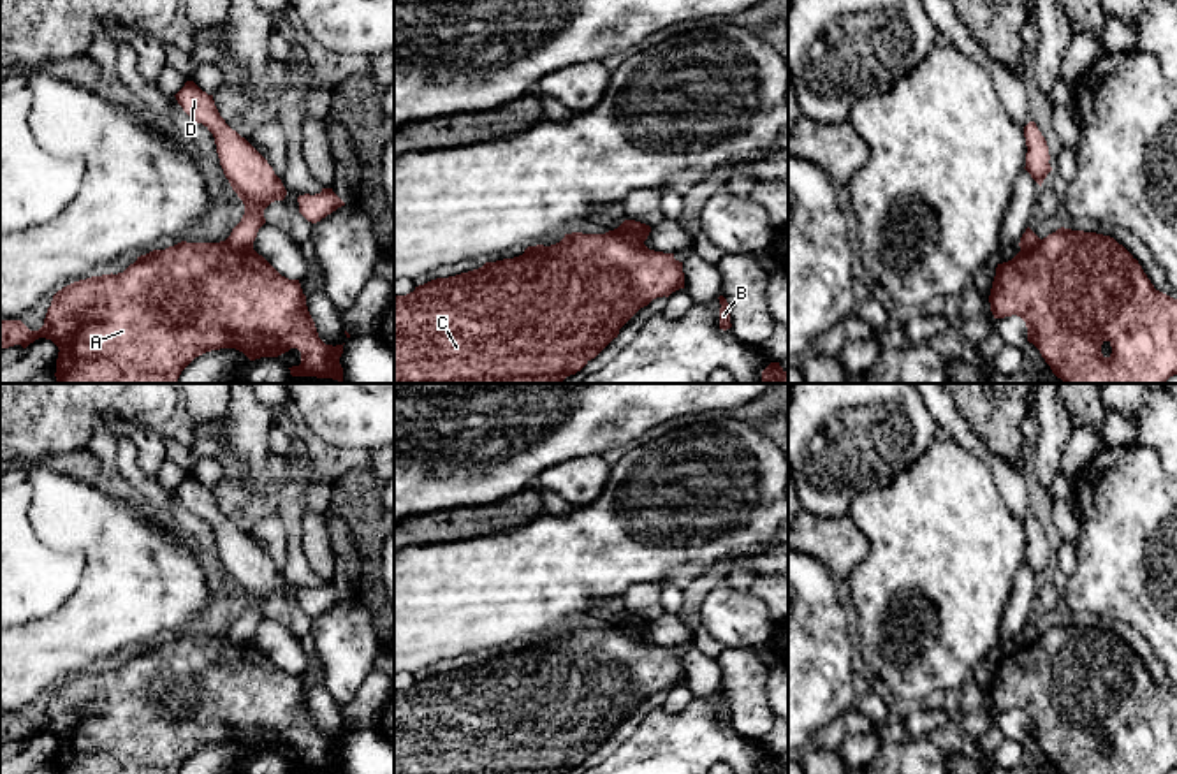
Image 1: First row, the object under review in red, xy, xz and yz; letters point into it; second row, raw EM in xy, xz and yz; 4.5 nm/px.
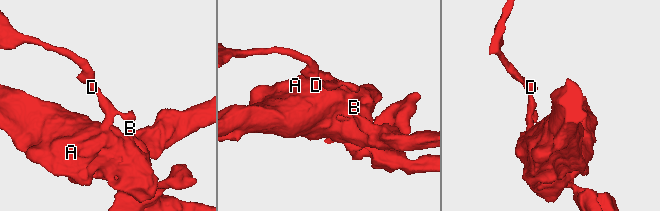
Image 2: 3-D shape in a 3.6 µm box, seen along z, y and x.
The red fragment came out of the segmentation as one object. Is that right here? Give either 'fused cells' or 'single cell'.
fused cells

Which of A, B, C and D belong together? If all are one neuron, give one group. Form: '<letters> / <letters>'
A B C / D

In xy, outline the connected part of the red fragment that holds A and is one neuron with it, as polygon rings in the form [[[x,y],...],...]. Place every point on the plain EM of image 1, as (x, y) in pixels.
[[[181,635],[137,651],[123,667],[74,675],[53,690],[39,725],[30,725],[21,714],[0,714],[0,742],[26,742],[39,732],[51,734],[60,744],[56,774],[178,774],[195,751],[220,742],[236,742],[250,755],[278,751],[297,742],[301,758],[289,762],[292,770],[343,774],[343,739],[325,739],[318,732],[299,674],[281,670],[253,642],[234,644],[225,635]]]

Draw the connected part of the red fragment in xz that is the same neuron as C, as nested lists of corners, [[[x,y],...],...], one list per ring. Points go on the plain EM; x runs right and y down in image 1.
[[[618,623],[605,628],[572,626],[551,640],[528,640],[523,649],[486,656],[482,661],[449,672],[436,672],[415,681],[406,690],[394,690],[394,774],[565,774],[581,765],[614,732],[619,723],[656,691],[669,691],[684,683],[683,656],[674,647],[649,644],[644,637],[626,635]]]

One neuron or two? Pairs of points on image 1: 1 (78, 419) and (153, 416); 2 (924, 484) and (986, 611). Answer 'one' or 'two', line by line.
1: one
2: one

